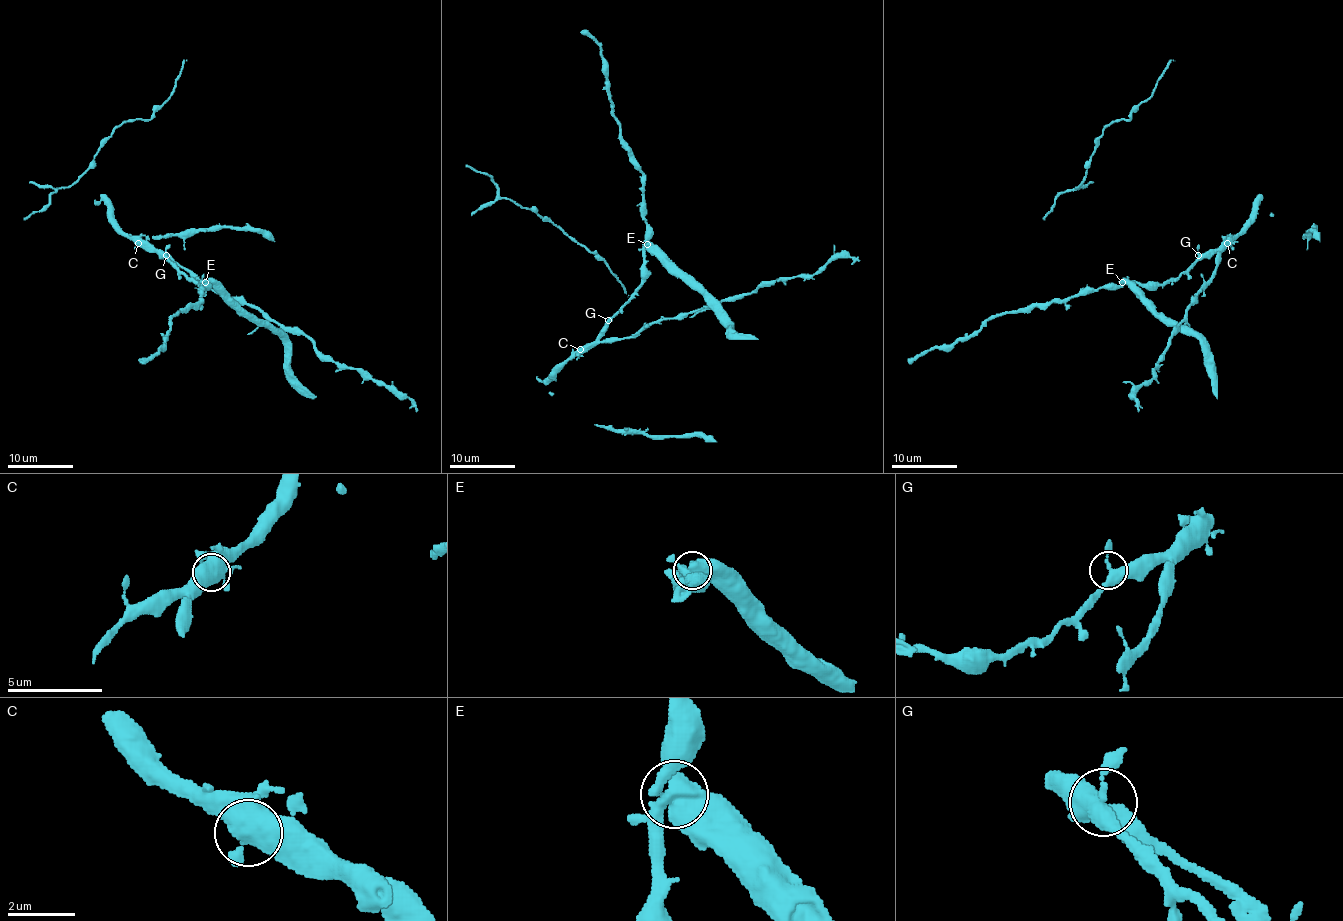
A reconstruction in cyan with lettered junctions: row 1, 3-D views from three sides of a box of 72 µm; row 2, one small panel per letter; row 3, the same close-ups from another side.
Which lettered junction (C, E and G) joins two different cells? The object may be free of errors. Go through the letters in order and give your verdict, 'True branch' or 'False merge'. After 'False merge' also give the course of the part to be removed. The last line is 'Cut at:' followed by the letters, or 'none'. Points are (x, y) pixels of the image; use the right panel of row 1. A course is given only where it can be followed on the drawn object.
C: True branch
E: False merge. Course of the part to remove: (1123, 282), (1159, 313), (1181, 325), (1201, 343), (1208, 373), (1217, 396)
G: True branch
Cut at: E

